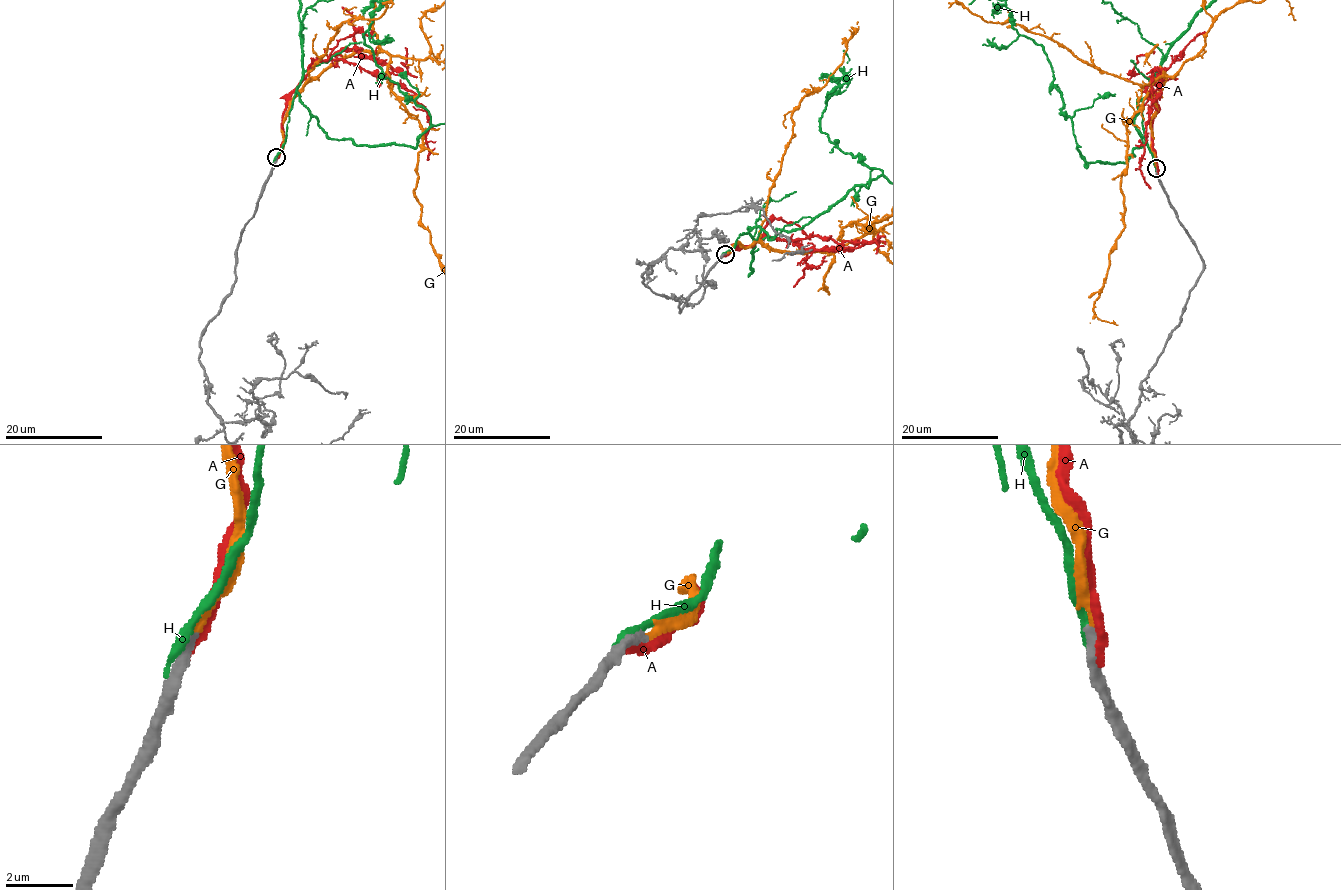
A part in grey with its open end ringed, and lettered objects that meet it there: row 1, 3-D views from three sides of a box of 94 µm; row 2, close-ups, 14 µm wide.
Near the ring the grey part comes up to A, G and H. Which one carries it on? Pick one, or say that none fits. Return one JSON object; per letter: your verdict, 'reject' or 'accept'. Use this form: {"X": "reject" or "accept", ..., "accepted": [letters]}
{"A": "reject", "G": "accept", "H": "reject", "accepted": ["G"]}

